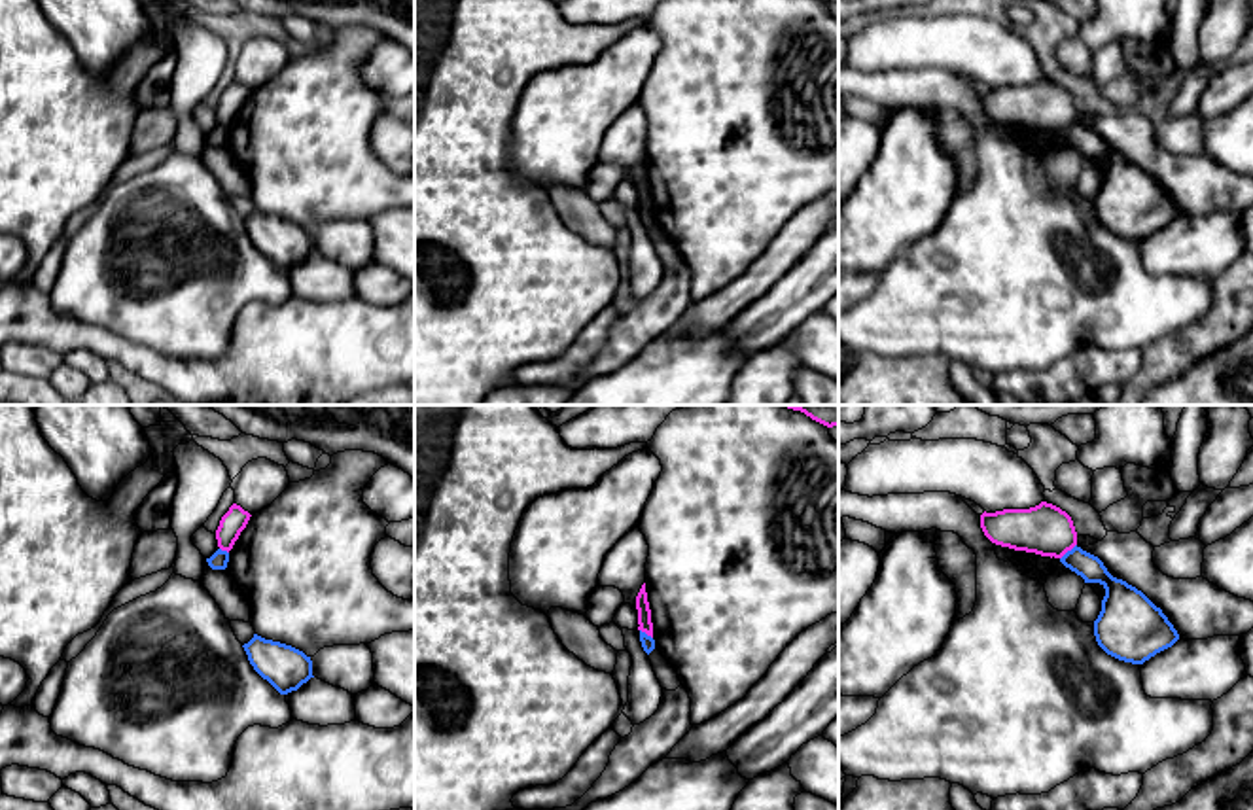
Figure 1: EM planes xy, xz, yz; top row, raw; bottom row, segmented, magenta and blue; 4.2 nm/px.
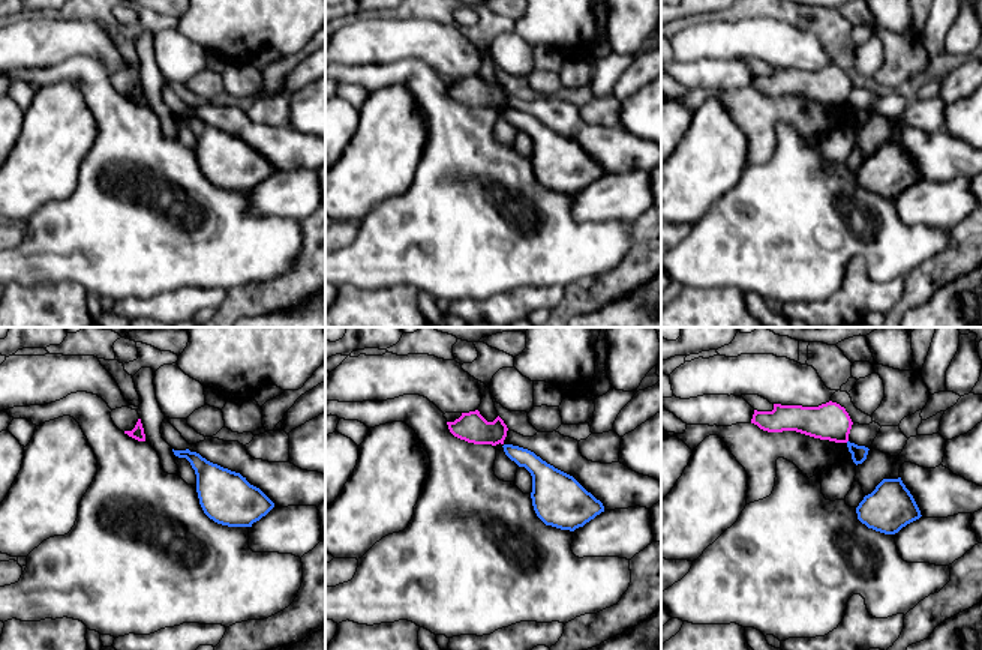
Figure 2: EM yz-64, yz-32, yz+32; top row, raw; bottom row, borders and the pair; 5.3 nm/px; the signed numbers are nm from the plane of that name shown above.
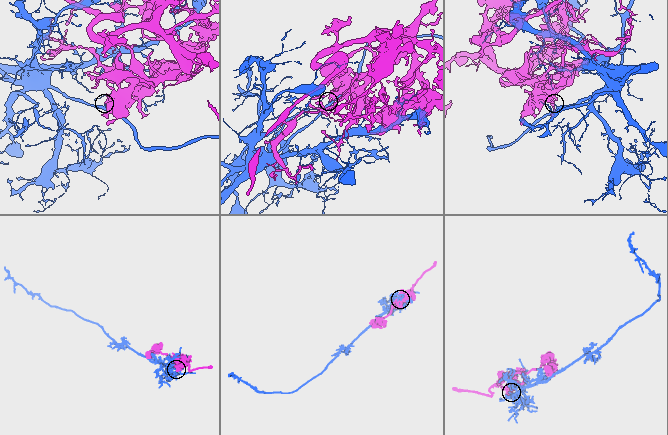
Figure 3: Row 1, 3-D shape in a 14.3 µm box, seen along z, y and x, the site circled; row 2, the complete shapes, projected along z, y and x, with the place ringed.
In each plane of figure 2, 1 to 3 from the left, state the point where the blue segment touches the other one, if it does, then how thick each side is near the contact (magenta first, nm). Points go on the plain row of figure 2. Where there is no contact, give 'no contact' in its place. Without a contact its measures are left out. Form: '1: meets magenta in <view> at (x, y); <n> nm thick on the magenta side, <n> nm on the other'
1: no contact
2: no contact
3: no contact

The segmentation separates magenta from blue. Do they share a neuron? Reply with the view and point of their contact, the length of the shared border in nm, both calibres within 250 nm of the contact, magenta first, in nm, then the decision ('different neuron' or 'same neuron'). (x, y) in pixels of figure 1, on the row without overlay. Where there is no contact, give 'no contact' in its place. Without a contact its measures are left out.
yz (1068, 125) | 100 nm | 220/110 nm | different neuron

